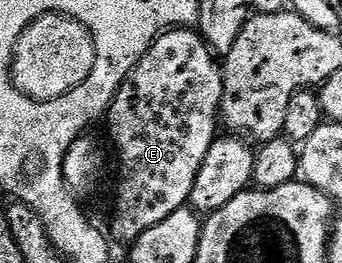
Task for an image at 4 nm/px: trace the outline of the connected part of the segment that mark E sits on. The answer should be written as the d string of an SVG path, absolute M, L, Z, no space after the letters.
M174 28L166 30L153 41L147 53L135 64L135 68L130 70L129 75L123 80L123 84L117 89L117 94L113 98L107 111L109 118L109 138L113 141L113 150L117 153L117 195L113 198L113 234L112 237L125 244L132 244L147 228L155 228L159 220L167 220L171 212L182 209L190 201L193 185L199 176L199 168L211 148L211 144L218 137L217 122L219 126L219 113L221 106L221 96L223 84L221 80L221 66L215 59L214 51L206 45L204 39L193 28Z

